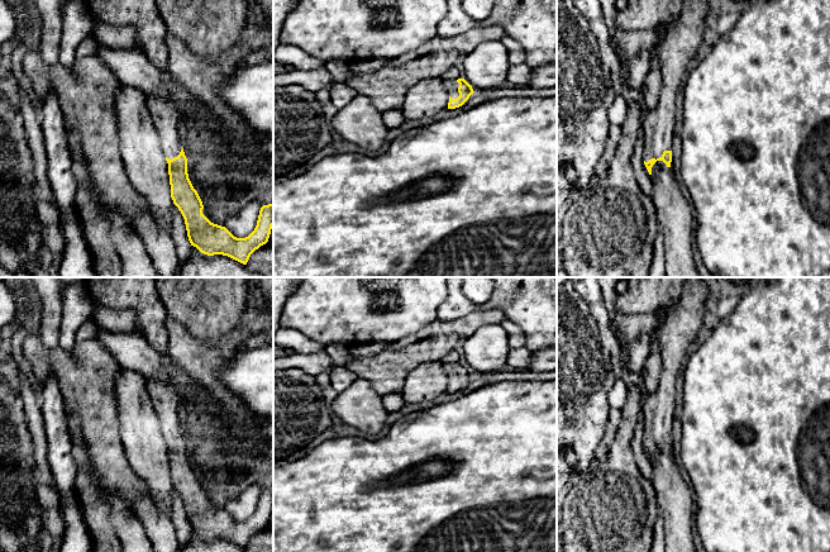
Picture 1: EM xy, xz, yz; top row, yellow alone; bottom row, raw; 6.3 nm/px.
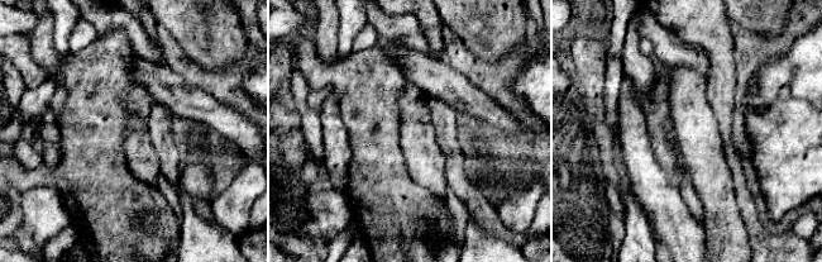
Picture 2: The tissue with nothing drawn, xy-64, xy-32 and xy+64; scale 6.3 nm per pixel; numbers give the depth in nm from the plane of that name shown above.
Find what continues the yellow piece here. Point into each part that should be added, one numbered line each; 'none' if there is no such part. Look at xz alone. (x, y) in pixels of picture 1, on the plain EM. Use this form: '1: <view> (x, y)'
1: xz (452, 369)

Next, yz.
1: yz (681, 322)

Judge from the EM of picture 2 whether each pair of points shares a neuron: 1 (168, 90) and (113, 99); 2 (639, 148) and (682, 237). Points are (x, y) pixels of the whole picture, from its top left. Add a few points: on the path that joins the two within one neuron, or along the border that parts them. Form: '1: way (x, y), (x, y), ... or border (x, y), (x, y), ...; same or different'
1: border (133, 67), (133, 77), (158, 101); different
2: way (643, 170), (668, 215); same

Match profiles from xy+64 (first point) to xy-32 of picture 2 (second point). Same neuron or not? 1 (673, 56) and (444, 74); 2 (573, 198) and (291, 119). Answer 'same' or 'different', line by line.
1: same
2: same

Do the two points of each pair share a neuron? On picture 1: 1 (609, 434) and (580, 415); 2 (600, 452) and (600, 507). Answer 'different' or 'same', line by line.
1: different
2: different

